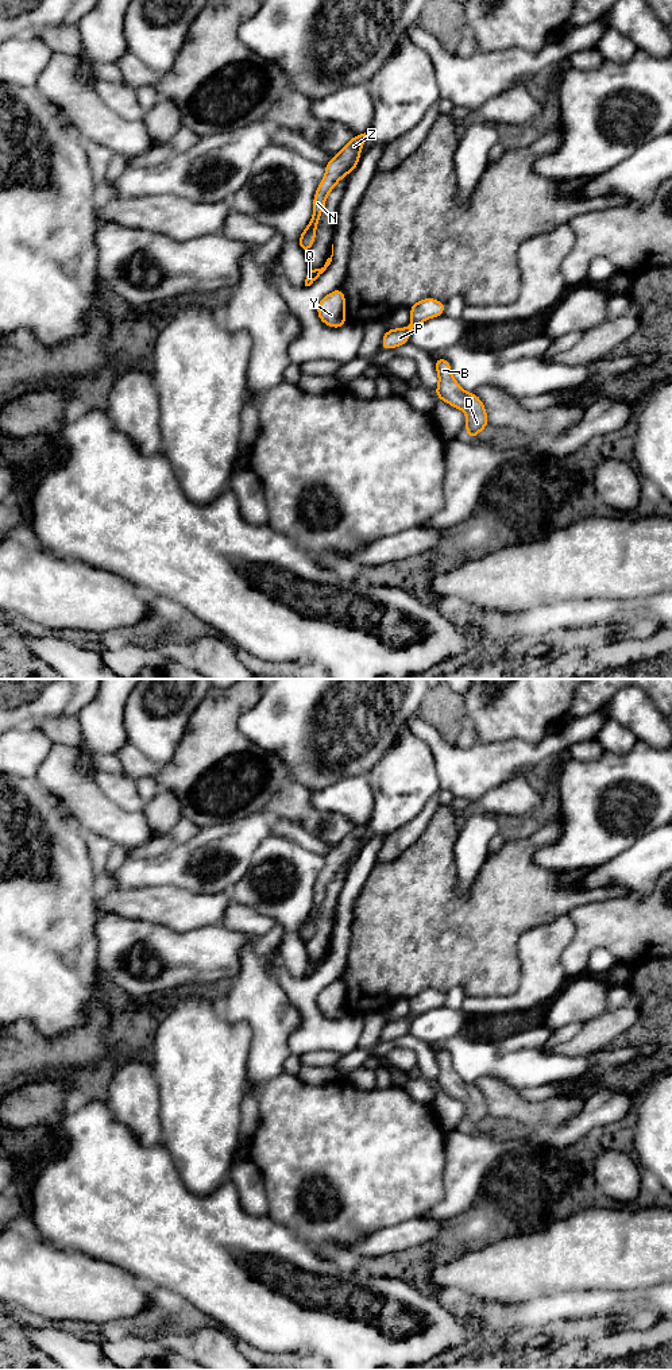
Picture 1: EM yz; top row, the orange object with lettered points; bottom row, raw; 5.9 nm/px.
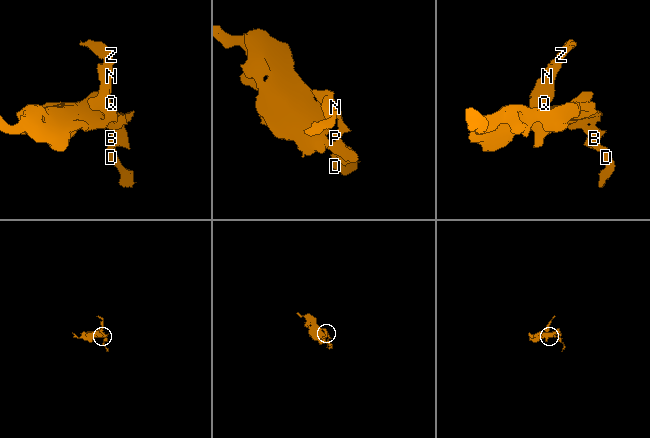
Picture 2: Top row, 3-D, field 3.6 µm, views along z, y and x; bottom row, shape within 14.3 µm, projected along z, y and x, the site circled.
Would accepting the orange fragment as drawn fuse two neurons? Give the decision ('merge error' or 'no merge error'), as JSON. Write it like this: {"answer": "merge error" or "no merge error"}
{"answer": "no merge error"}

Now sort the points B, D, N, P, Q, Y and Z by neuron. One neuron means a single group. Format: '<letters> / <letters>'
B D N P Q Y Z

